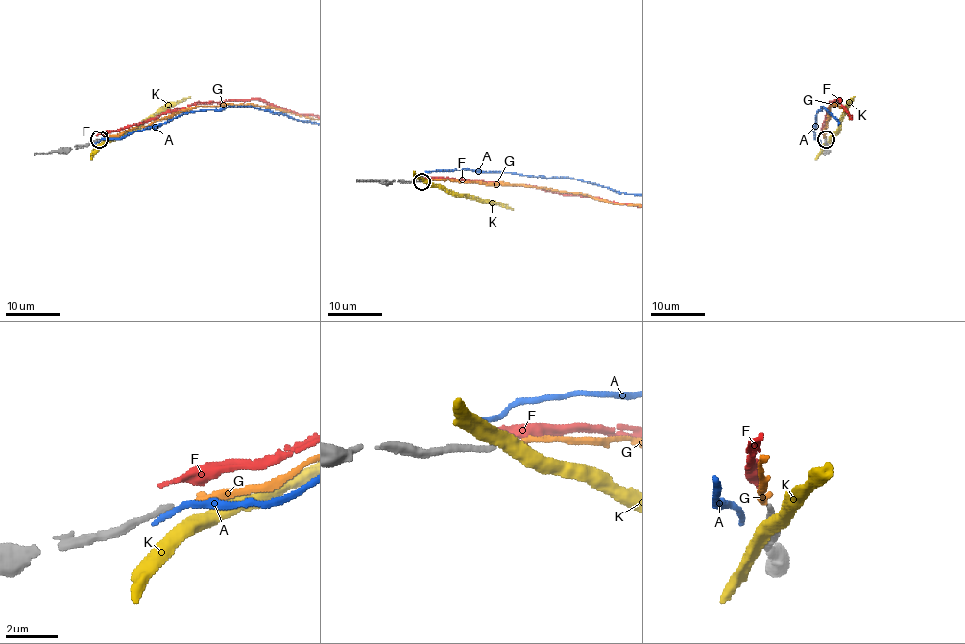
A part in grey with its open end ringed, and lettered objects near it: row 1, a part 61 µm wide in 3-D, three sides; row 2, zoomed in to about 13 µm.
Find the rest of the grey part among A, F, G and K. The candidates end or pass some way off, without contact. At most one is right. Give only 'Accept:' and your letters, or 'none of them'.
Accept: G

